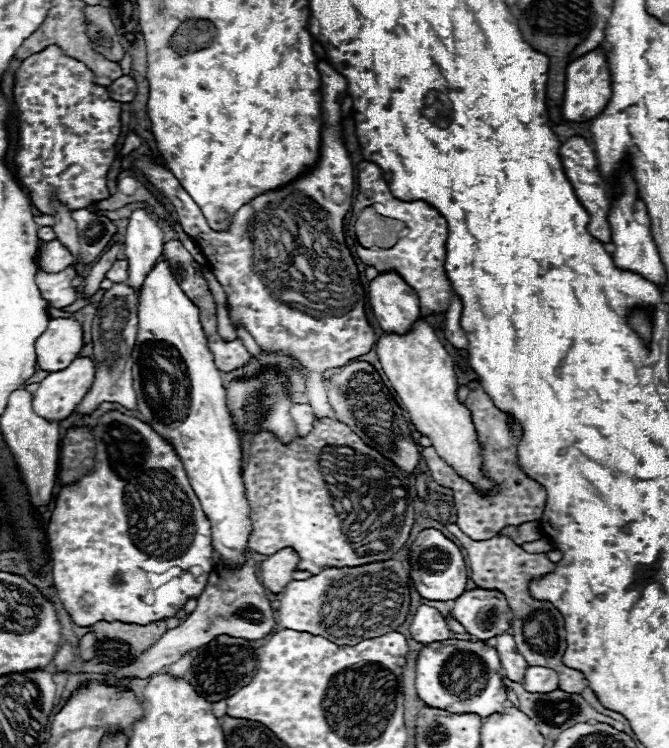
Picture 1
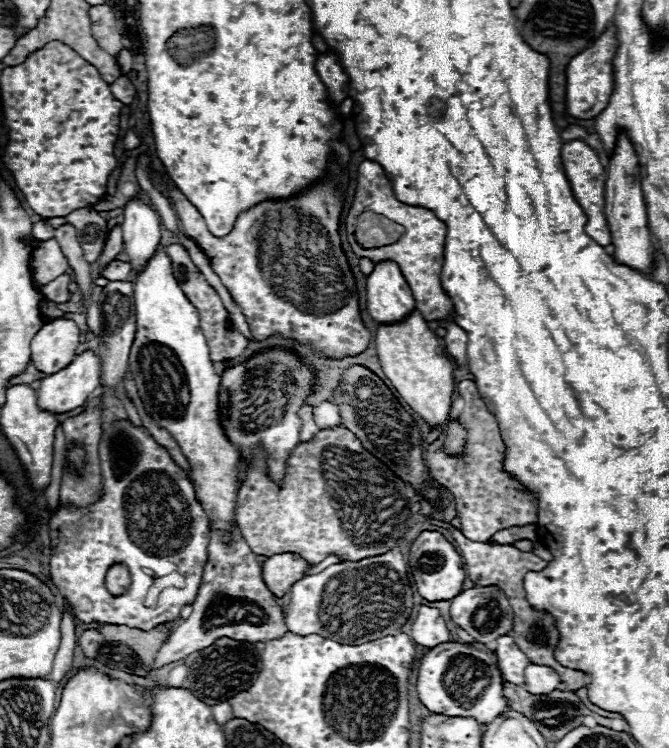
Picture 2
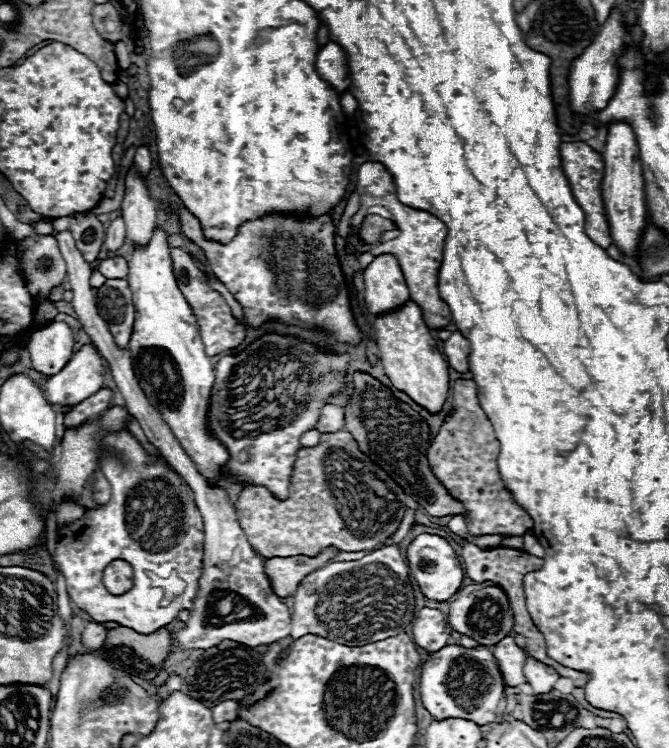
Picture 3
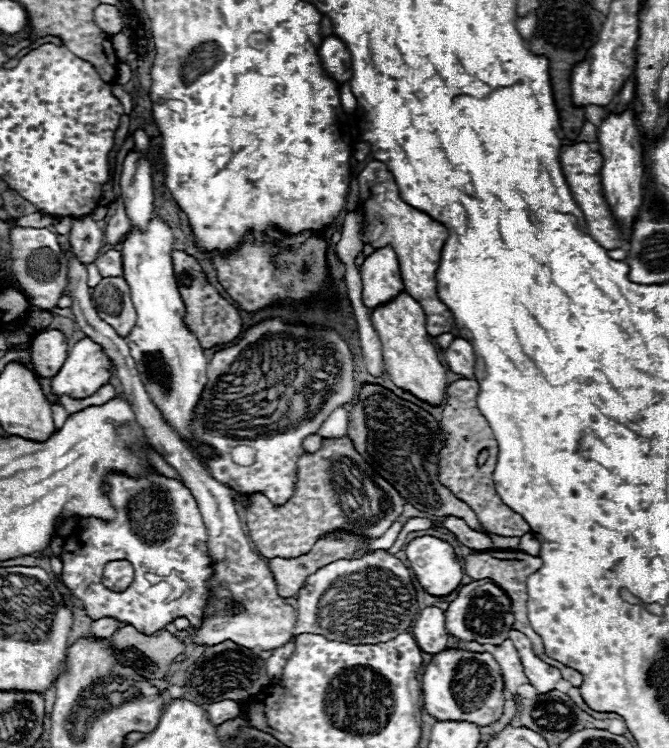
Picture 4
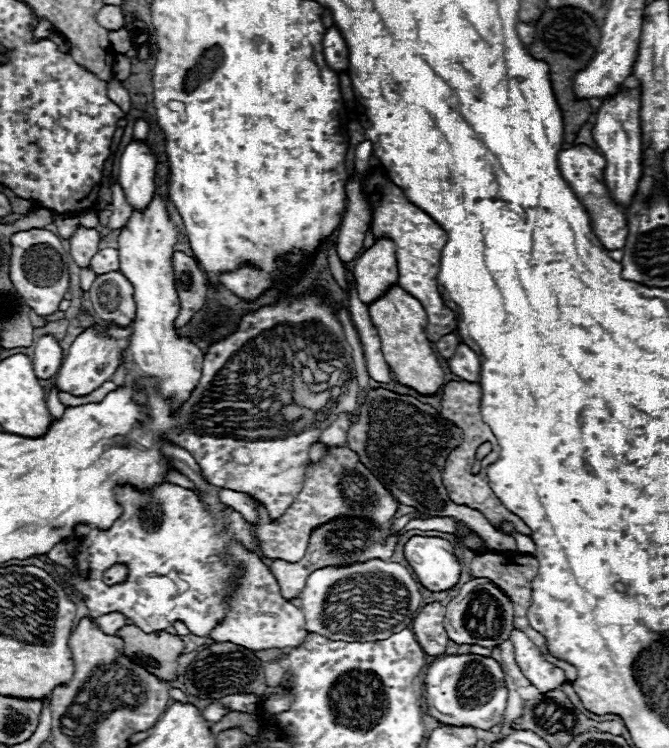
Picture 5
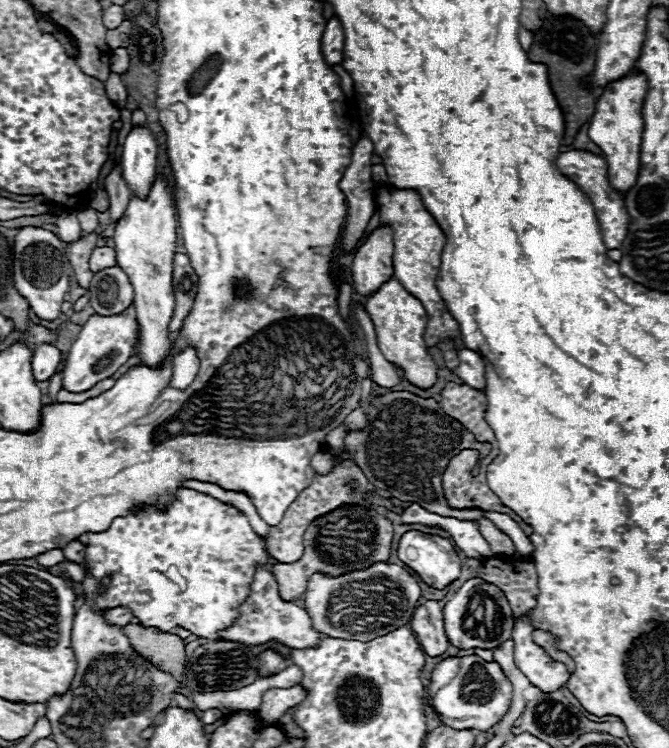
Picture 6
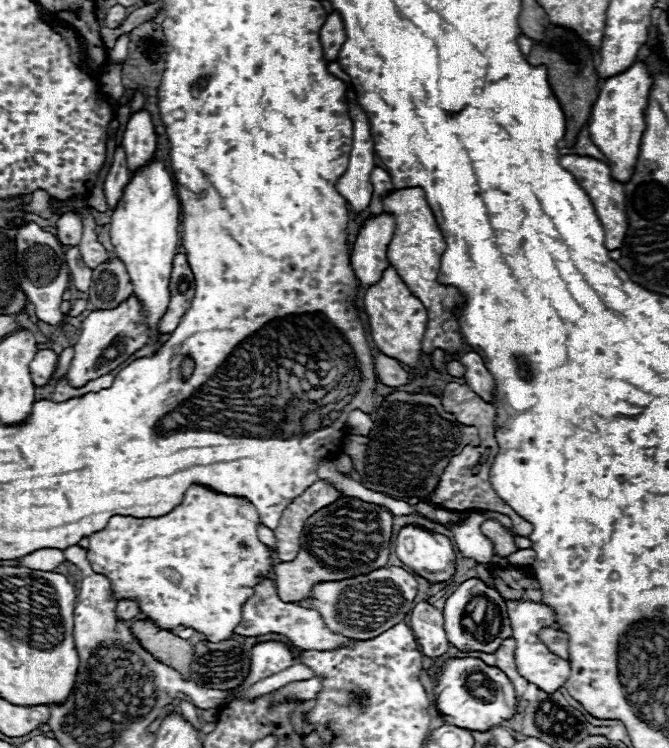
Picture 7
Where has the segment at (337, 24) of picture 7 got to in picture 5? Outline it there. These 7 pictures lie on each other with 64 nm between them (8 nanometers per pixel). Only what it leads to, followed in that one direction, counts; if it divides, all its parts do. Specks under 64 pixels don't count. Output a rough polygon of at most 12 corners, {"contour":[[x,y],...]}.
{"contour":[[334,26],[322,54],[336,74],[348,72],[348,48]]}

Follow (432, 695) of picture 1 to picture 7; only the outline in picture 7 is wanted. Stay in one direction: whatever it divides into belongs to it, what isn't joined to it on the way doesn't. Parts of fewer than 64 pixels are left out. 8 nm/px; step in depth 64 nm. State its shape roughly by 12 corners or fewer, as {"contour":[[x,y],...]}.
{"contour":[[480,658],[436,676],[446,724],[486,732],[516,714],[508,676]]}

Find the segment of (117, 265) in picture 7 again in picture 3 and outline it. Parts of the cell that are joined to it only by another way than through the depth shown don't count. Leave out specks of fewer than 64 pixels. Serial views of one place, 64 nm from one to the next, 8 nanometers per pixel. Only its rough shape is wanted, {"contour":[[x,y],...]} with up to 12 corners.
{"contour":[[128,282],[96,290],[100,316],[114,342],[128,348],[134,304]]}

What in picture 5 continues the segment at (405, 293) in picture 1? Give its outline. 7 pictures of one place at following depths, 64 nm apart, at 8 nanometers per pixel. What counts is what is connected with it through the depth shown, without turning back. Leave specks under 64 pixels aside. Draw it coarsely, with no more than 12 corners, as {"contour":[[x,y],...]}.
{"contour":[[382,238],[354,262],[358,296],[378,300],[398,284],[394,242]]}

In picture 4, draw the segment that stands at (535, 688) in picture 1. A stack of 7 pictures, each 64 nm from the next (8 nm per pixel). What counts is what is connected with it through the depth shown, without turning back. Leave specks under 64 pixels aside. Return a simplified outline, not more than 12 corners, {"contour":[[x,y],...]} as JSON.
{"contour":[[512,630],[524,674],[538,694],[554,690],[560,670],[534,654],[530,640]]}

